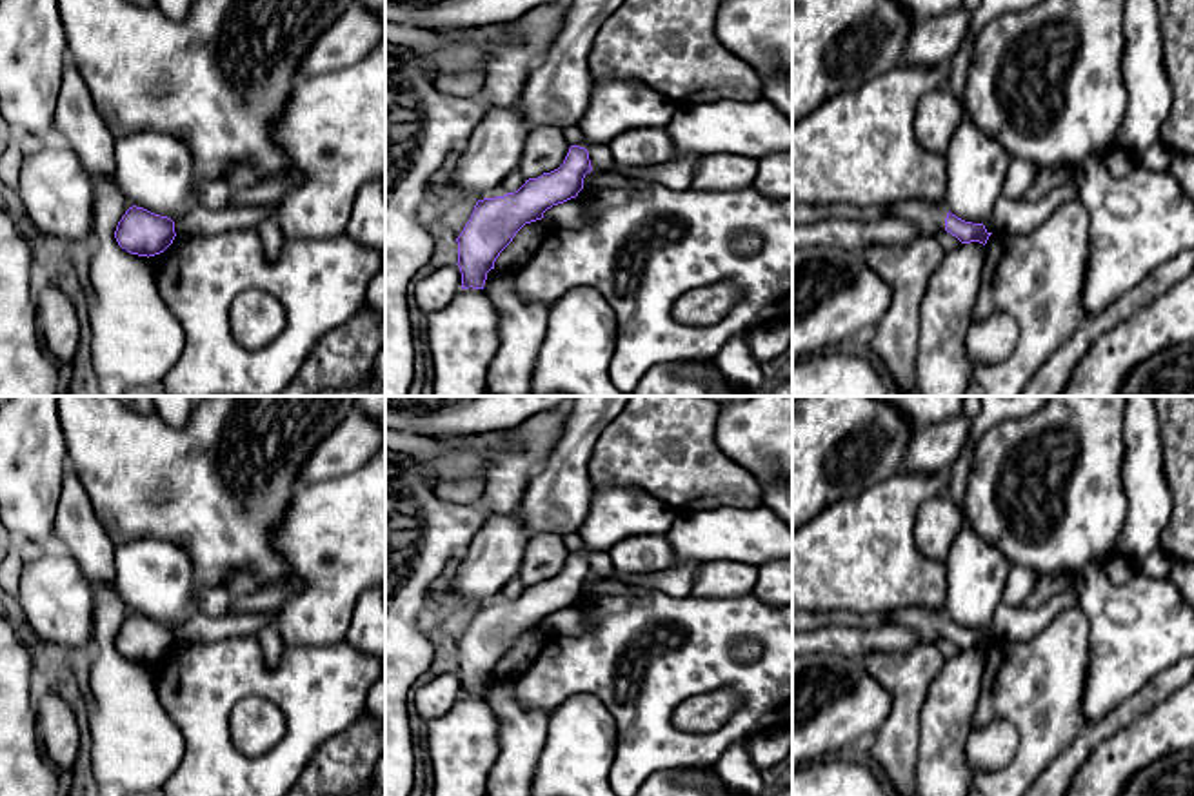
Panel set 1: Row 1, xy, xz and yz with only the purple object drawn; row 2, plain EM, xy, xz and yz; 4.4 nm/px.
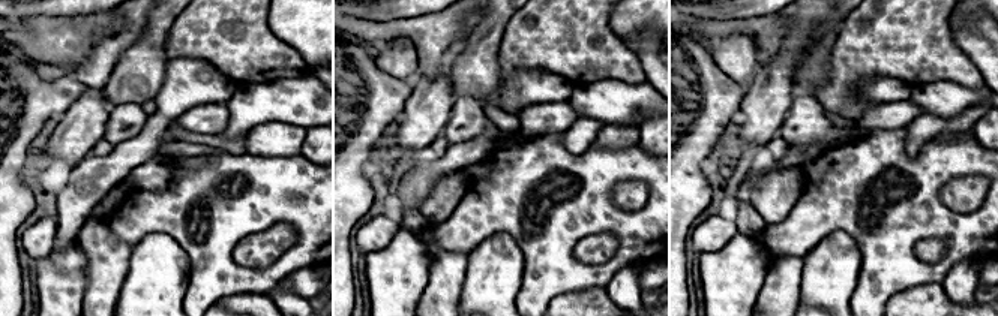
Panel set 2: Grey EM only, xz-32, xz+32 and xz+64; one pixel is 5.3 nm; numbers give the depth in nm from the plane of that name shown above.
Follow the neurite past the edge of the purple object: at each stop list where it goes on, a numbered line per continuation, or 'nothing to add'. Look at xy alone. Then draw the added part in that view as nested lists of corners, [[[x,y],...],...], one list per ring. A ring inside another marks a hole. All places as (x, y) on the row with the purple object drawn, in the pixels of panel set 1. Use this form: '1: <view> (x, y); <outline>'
nothing to add

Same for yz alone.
1: yz (927, 217); [[[916,198],[891,204],[887,216],[905,218],[923,238],[934,238],[938,231],[945,231],[947,213],[949,209],[941,204]]]

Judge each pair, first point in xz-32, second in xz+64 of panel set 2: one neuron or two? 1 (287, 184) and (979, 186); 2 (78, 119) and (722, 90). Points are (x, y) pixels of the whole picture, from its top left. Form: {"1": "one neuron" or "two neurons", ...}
{"1": "two neurons", "2": "two neurons"}

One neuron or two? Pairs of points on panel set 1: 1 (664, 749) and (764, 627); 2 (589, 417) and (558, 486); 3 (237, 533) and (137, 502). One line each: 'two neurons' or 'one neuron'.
1: one neuron
2: one neuron
3: one neuron

